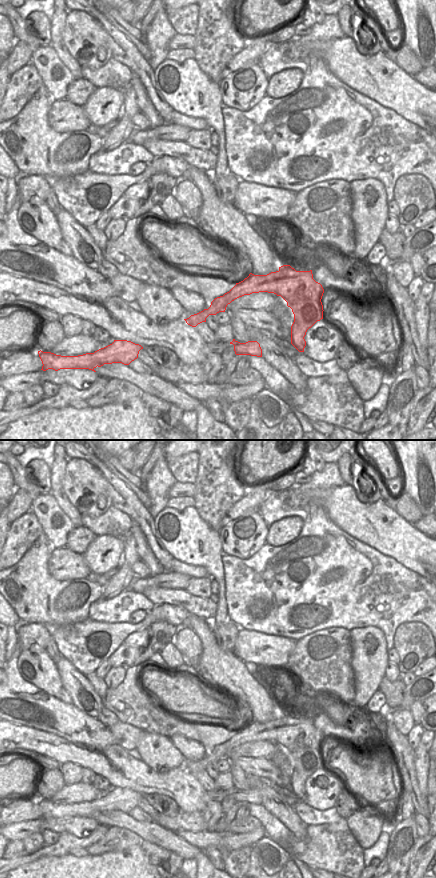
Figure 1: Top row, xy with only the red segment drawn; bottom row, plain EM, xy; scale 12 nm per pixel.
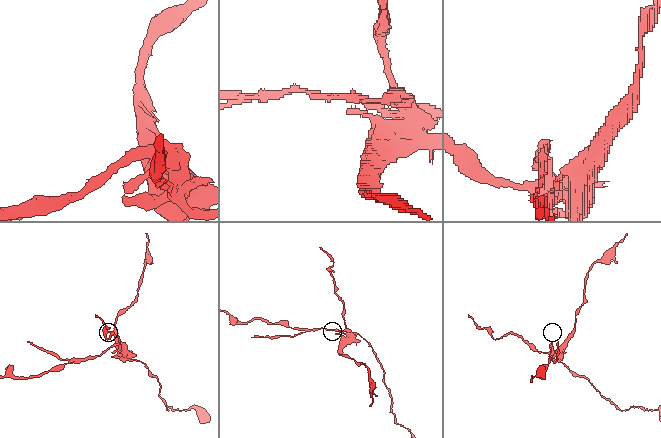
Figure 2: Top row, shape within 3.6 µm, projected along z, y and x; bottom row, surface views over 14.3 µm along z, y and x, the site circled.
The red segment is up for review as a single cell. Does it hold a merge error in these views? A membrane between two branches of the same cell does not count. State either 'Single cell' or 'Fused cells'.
Fused cells.

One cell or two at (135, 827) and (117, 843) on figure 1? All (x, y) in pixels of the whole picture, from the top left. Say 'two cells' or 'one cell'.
two cells

